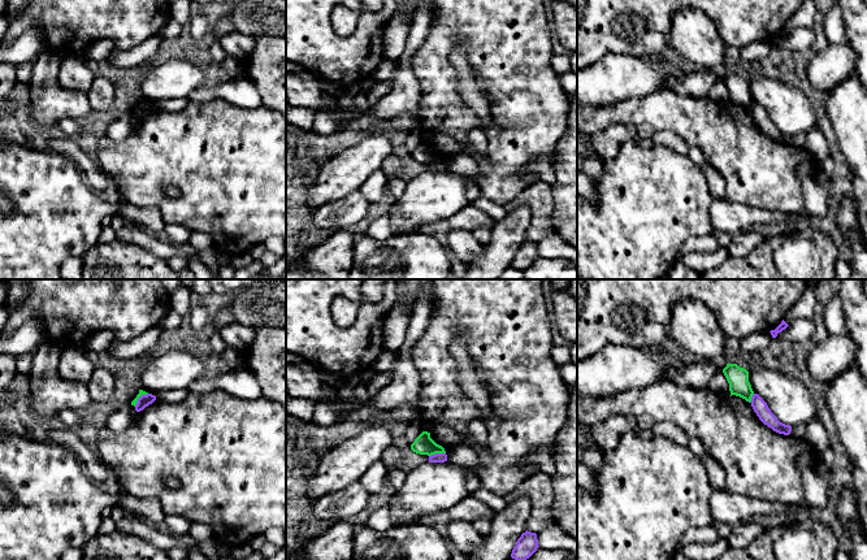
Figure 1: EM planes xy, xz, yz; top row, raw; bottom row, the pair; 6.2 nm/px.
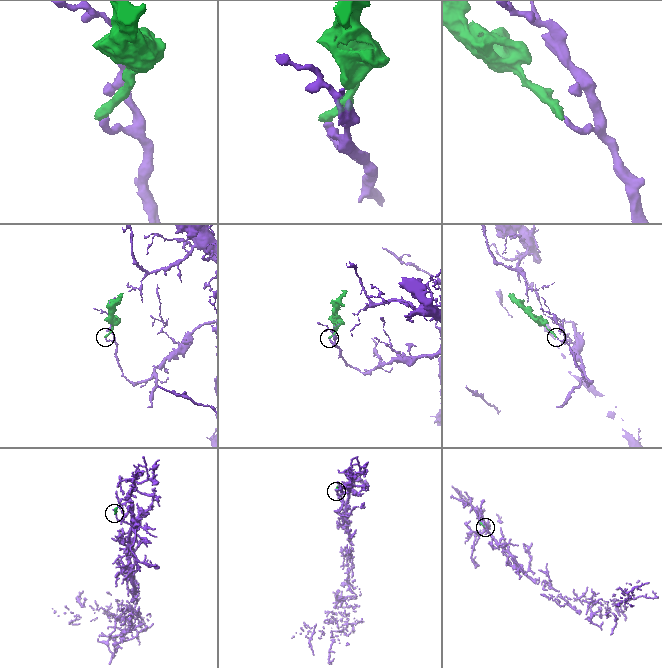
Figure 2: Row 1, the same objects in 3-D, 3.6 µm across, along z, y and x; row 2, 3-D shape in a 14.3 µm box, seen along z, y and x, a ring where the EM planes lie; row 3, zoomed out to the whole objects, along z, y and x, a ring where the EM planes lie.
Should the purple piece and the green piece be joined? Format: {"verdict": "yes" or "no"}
{"verdict": "no"}

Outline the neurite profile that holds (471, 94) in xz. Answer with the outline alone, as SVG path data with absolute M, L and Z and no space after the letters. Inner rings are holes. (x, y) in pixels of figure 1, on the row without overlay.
M455 40L450 62L456 71L459 100L473 110L484 127L490 127L494 123L490 113L490 99L474 75L467 56L467 45L463 40Z

